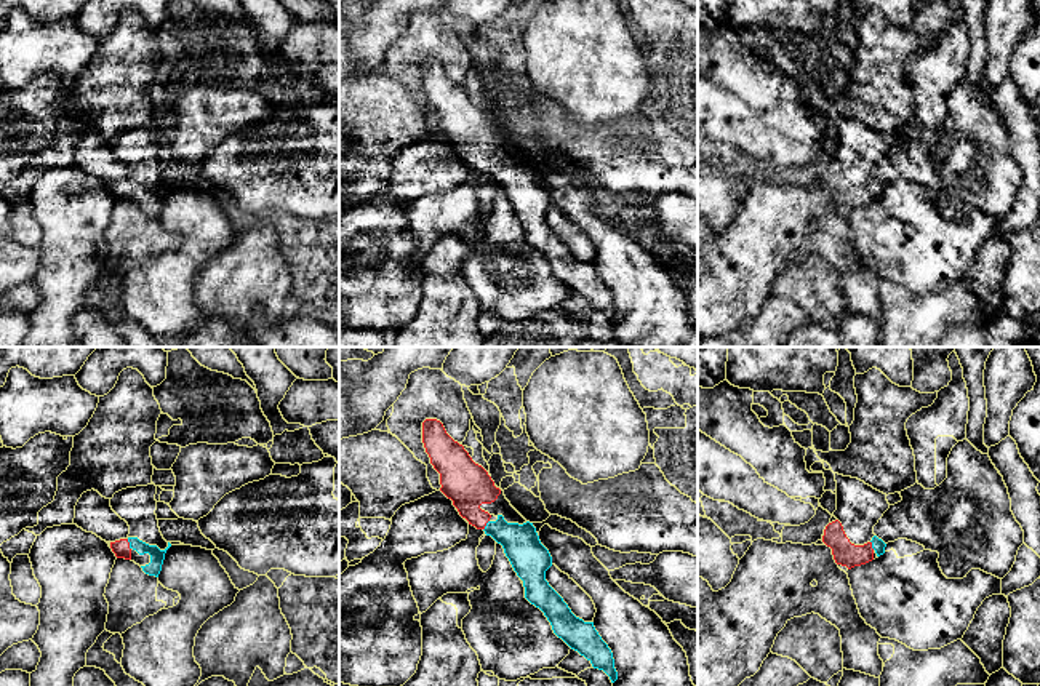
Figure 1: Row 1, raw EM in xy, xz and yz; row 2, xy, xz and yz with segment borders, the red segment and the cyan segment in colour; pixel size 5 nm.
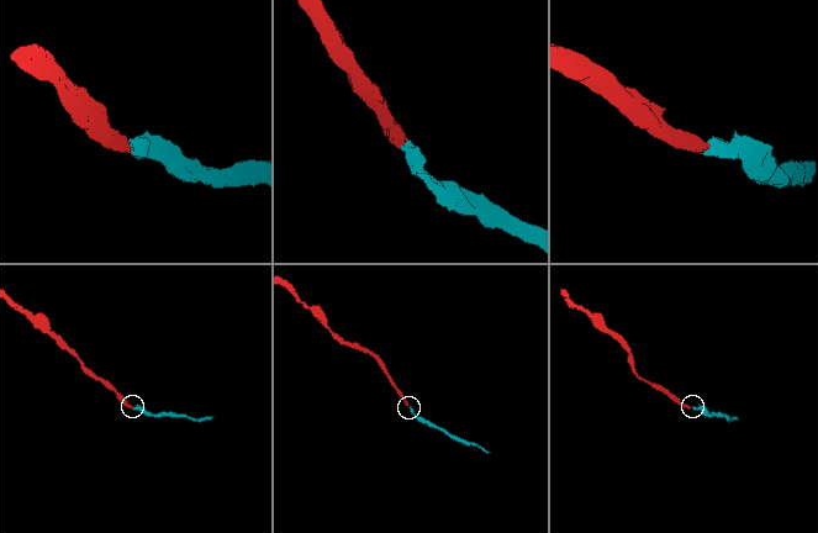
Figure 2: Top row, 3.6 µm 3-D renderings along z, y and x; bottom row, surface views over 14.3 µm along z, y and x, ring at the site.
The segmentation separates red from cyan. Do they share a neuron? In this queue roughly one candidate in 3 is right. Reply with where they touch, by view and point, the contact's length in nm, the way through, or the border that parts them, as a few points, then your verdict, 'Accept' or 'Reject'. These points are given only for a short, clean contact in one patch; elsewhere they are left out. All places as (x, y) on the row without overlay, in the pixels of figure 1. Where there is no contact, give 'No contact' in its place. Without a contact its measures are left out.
Touches red at xy (128, 186). Shared border 60 nm. Path across: xy (120, 189), (128, 186), (151, 191), (157, 197). Accept

